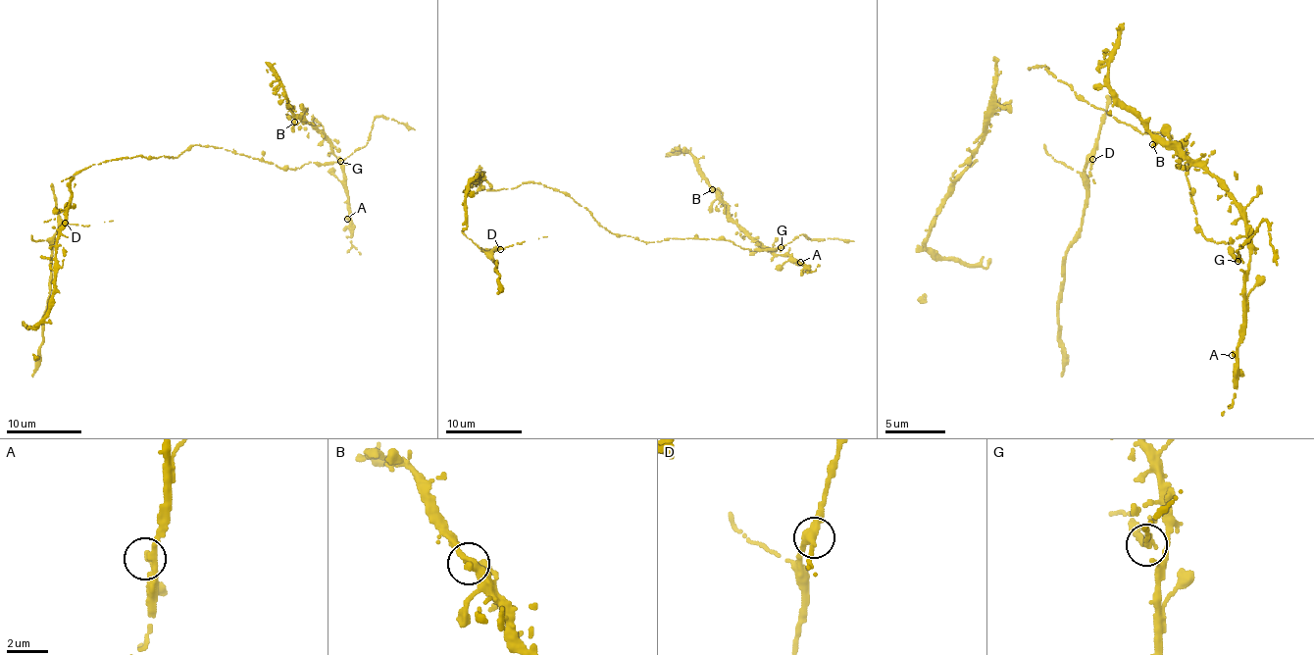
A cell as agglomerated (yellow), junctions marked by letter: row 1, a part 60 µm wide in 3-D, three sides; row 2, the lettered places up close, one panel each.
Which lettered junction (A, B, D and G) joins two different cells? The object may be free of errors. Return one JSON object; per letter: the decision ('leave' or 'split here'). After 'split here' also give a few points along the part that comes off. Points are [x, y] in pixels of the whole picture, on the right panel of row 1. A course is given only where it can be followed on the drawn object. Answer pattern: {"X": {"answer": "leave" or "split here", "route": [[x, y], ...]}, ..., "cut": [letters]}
{"A": {"answer": "leave"}, "B": {"answer": "leave"}, "D": {"answer": "leave"}, "G": {"answer": "leave"}, "cut": []}

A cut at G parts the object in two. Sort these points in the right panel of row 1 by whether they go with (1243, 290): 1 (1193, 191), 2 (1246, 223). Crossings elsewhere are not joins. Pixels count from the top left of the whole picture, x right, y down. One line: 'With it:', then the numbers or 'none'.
With it: 2

